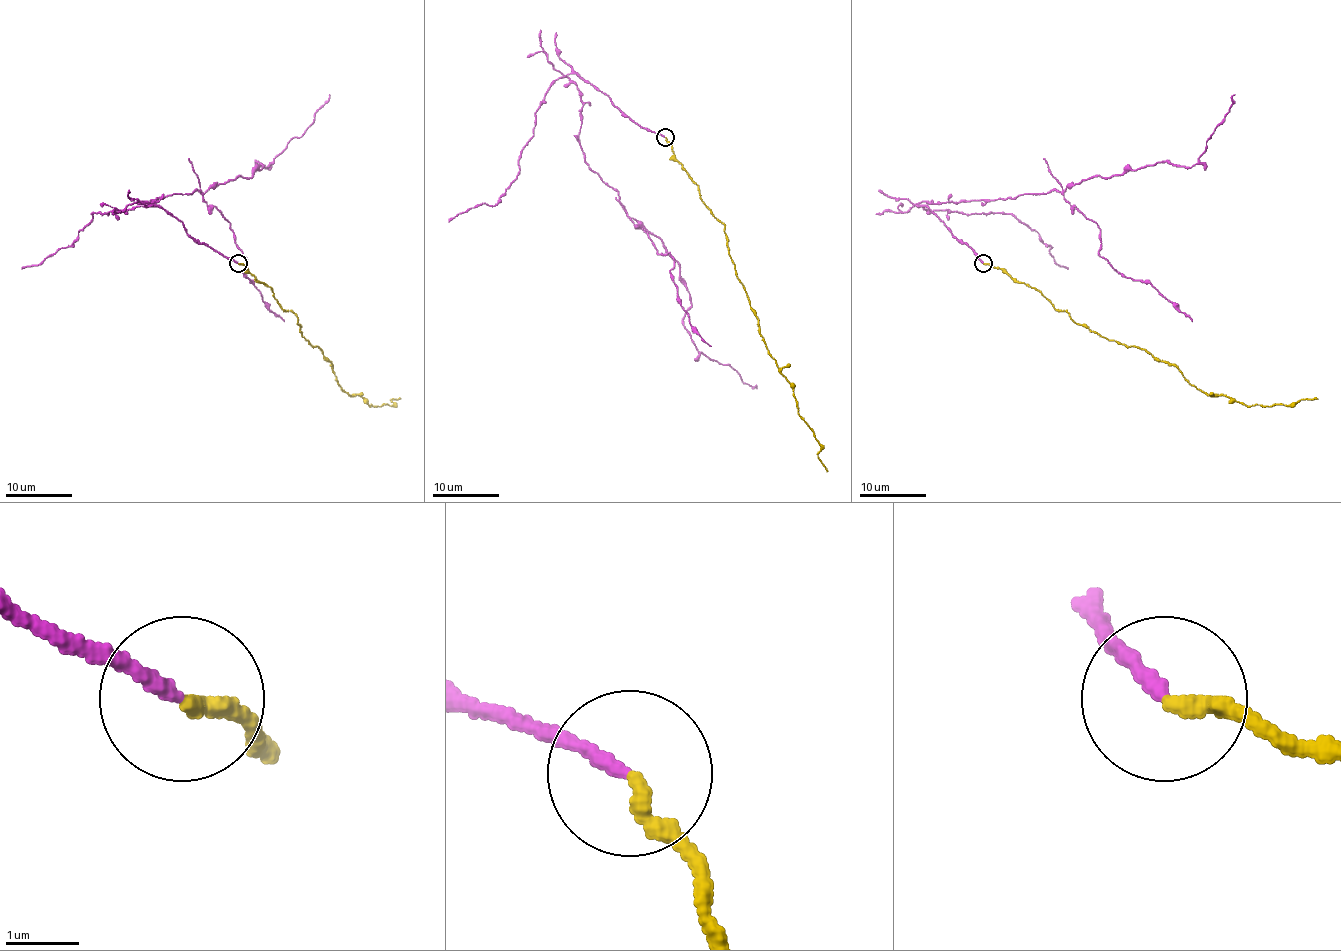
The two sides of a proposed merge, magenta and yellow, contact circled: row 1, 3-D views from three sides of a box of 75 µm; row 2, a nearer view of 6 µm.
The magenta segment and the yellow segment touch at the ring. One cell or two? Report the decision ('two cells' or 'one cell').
two cells

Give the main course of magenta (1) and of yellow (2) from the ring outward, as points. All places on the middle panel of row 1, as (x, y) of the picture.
1: (665, 137), (575, 74), (563, 76), (580, 96), (586, 164), (680, 267), (693, 344), (756, 389)
2: (665, 137), (725, 226), (728, 254), (763, 342), (820, 444), (826, 472)

